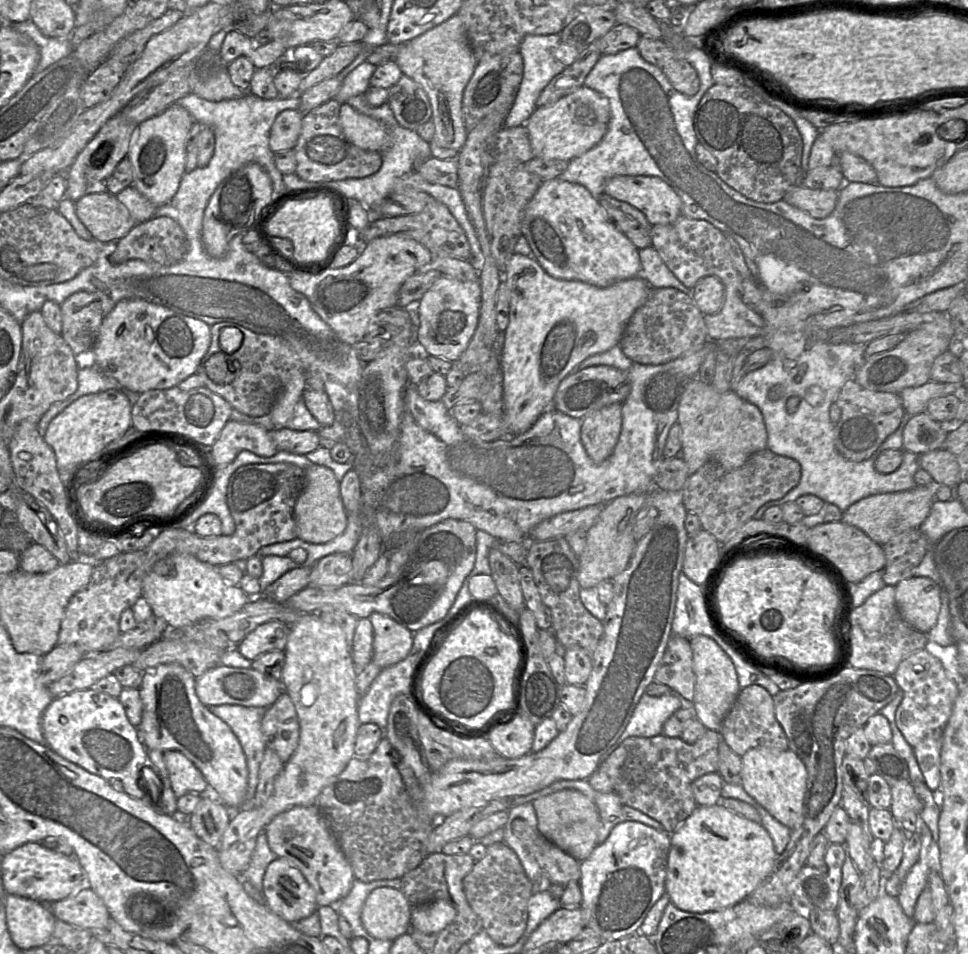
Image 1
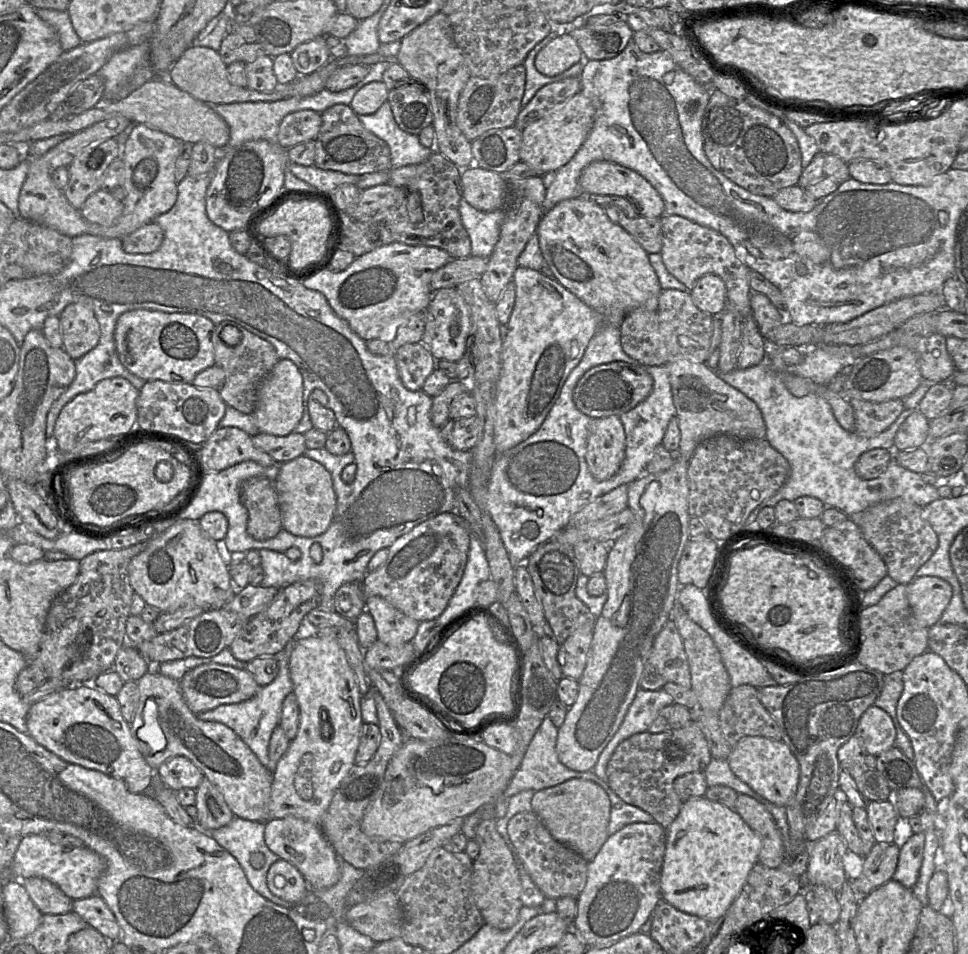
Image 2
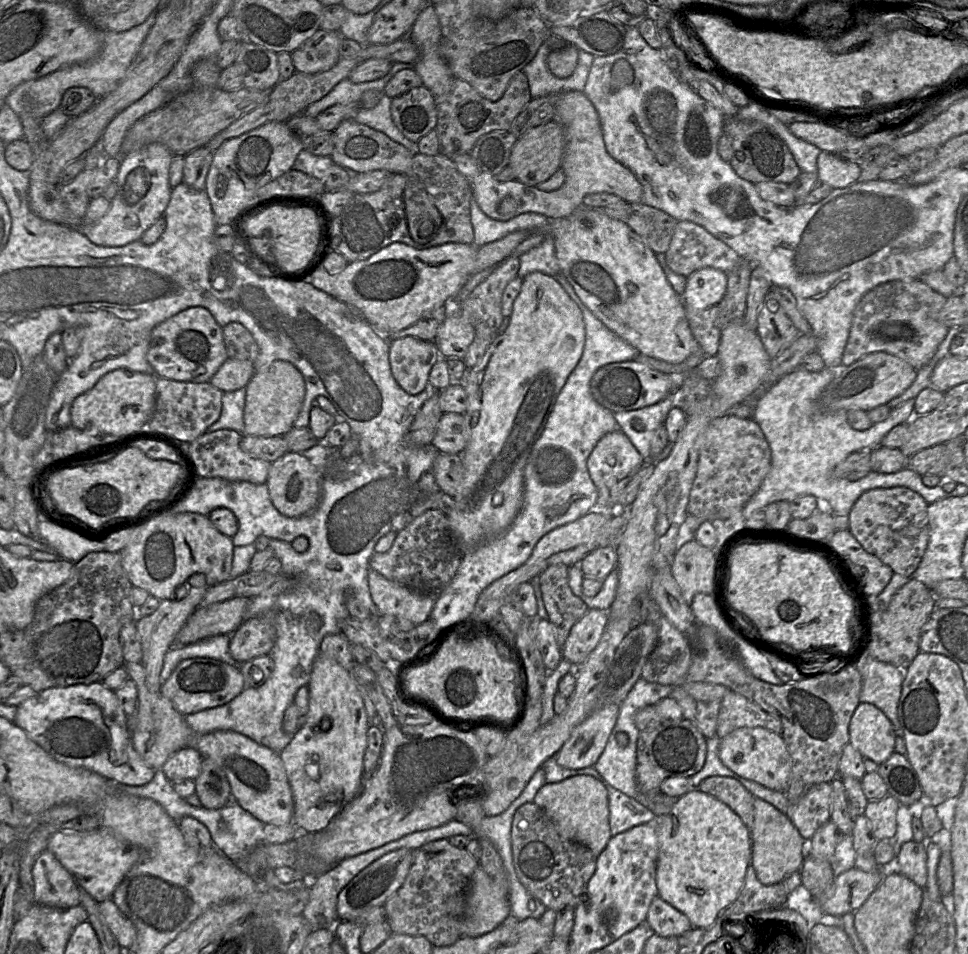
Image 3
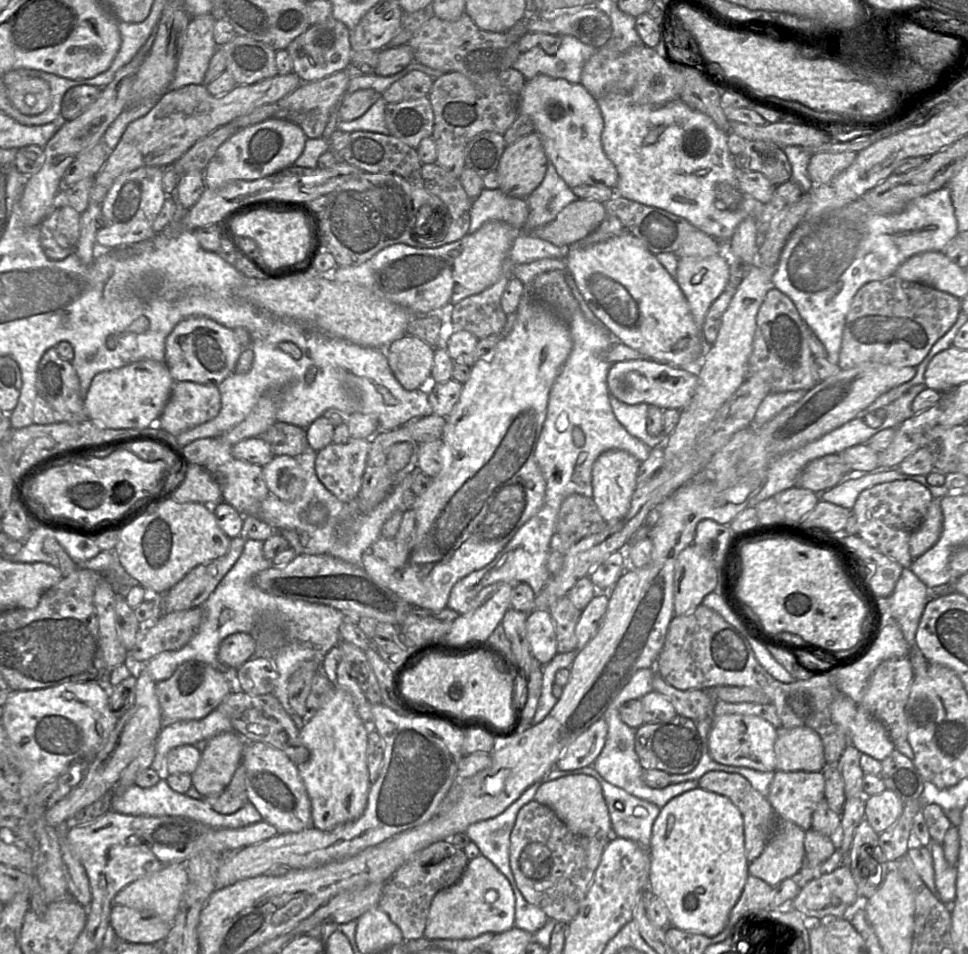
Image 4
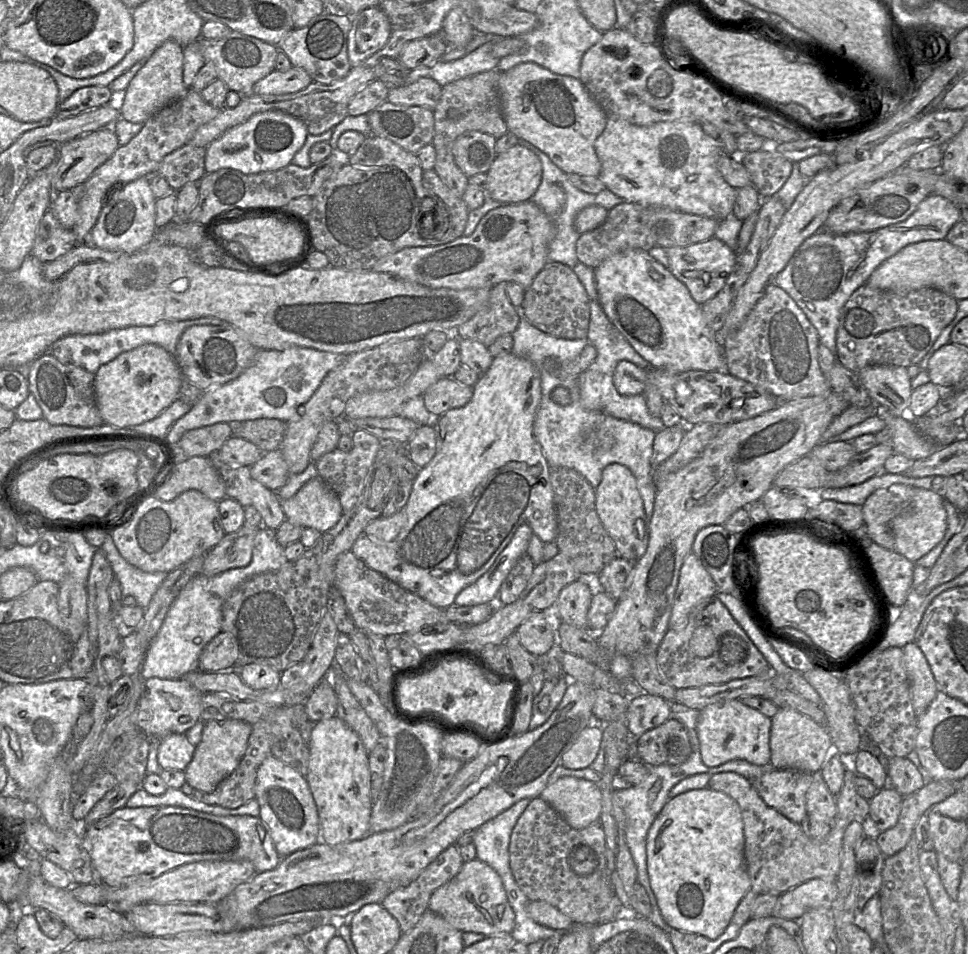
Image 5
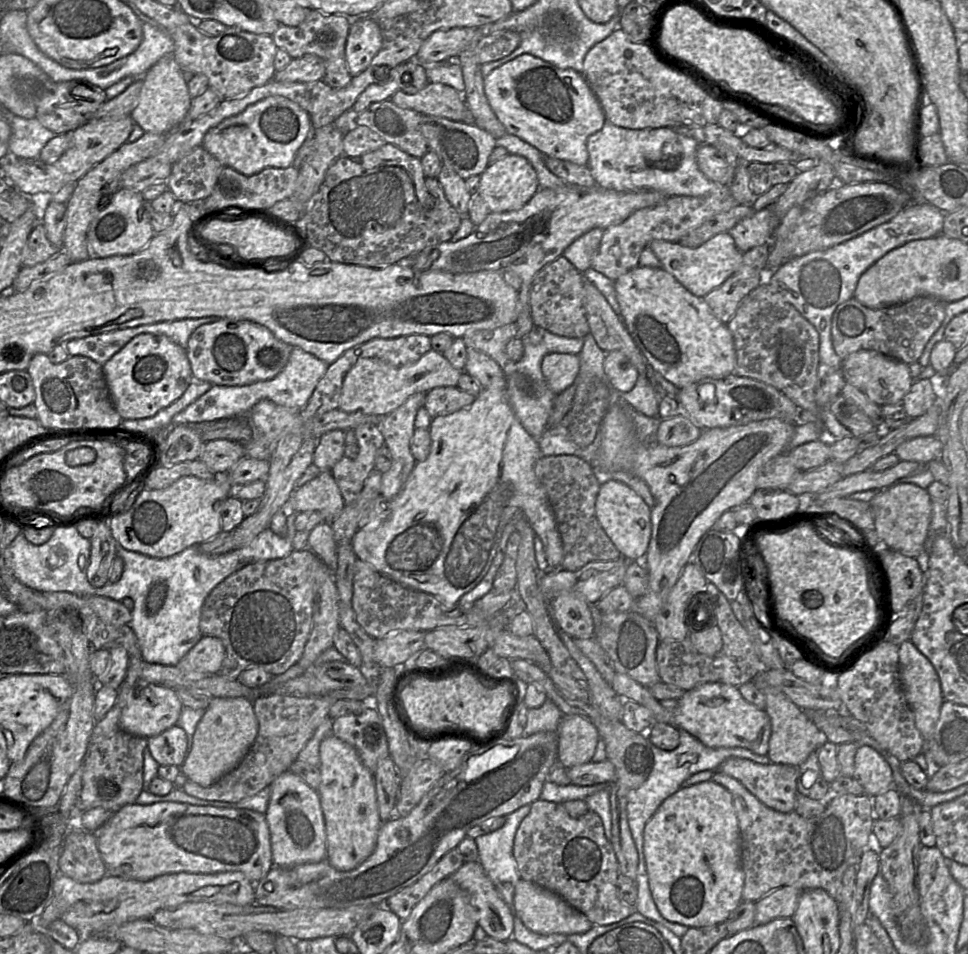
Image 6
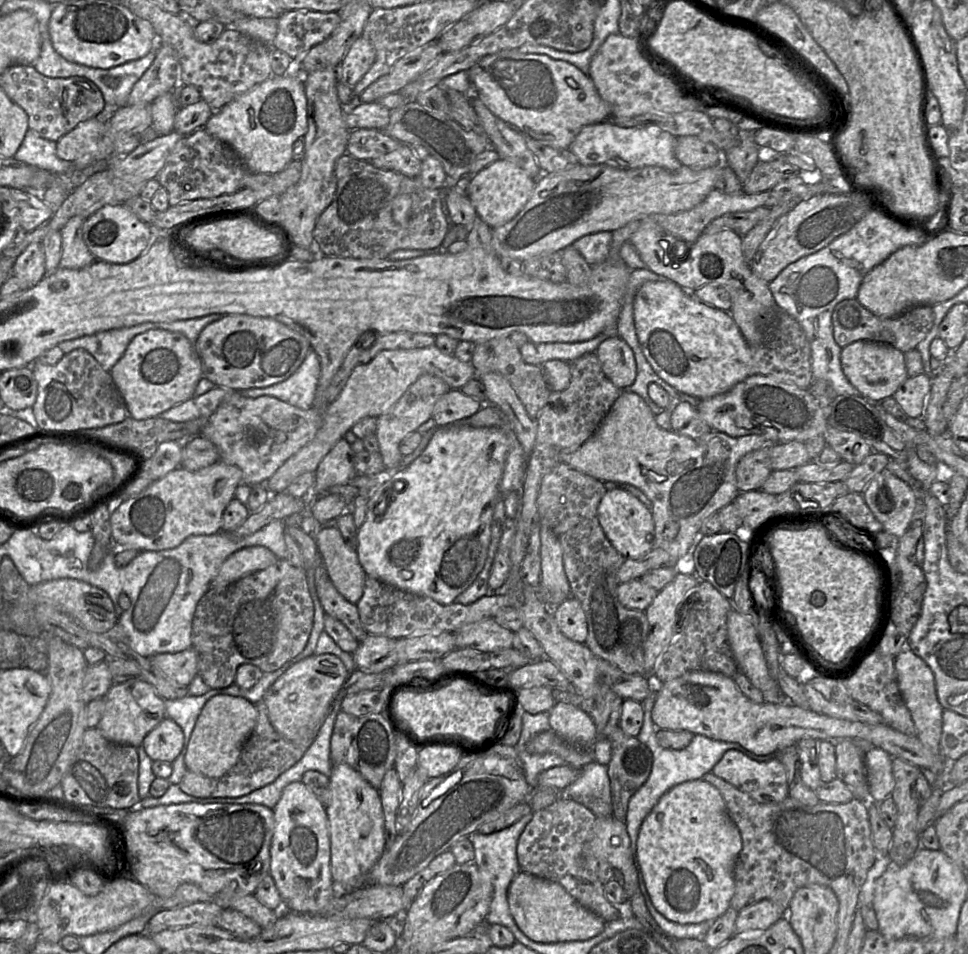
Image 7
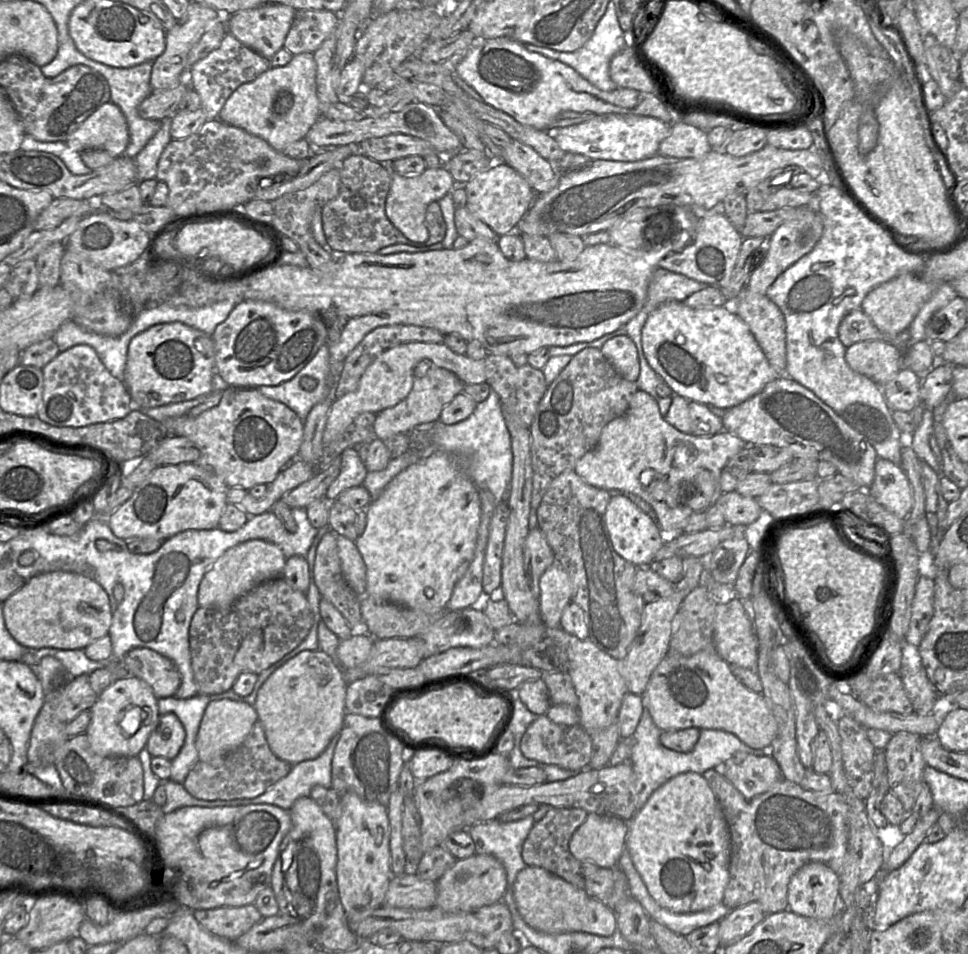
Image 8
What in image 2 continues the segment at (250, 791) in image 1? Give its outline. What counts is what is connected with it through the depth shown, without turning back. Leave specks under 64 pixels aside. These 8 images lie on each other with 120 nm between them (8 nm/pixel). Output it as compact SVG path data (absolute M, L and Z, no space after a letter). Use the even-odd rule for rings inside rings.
M305 617L295 638L279 656L279 671L276 678L270 684L262 686L258 693L251 699L239 703L223 704L214 709L203 711L196 714L198 718L205 721L219 722L231 728L251 749L260 763L267 767L269 763L268 747L272 733L279 725L283 701L293 690L289 670L289 658L294 646L294 641L315 636L317 632L318 628L308 622Z

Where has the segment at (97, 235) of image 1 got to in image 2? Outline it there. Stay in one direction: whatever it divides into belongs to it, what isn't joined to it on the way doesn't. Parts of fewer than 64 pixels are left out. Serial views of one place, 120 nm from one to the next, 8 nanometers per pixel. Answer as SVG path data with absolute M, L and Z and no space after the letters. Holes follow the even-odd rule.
M99 189L91 194L80 212L91 223L102 226L111 226L122 215L124 204L112 196L110 191Z

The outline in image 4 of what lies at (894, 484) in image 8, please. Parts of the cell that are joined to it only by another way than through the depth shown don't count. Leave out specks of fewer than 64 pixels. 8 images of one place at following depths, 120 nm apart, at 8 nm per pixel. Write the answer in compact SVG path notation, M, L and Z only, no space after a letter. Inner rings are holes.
M932 499L923 523L910 538L910 554L913 559L927 552L936 544L941 536L943 530L943 513L940 499Z

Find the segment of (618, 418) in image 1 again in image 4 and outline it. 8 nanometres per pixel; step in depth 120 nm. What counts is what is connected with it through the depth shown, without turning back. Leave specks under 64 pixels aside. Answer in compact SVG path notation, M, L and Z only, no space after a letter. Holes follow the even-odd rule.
M612 449L601 453L592 467L593 500L603 517L609 522L616 522L626 515L631 498L637 488L637 474L641 462L624 450Z

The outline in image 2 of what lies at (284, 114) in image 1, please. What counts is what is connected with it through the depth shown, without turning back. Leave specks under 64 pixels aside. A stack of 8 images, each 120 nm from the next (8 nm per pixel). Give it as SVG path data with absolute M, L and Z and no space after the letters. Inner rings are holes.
M307 109L289 113L279 125L278 145L283 150L289 150L297 144L314 140L320 131L321 124L320 112Z

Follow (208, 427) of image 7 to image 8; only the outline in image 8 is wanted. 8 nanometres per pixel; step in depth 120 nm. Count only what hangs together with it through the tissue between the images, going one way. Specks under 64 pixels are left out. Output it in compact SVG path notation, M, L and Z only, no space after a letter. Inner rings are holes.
M229 387L223 392L222 399L220 403L201 413L196 417L191 417L189 415L183 415L176 418L168 418L165 421L162 421L167 435L175 435L175 436L182 436L188 438L191 442L195 444L195 446L200 451L200 457L194 463L201 466L203 469L207 470L208 472L216 475L219 479L221 479L229 488L231 487L240 487L245 490L250 490L252 487L258 484L270 484L274 481L277 477L278 473L282 468L284 468L287 464L291 461L297 459L297 455L303 441L303 433L304 433L304 422L301 420L298 415L290 409L286 404L282 402L273 400L262 395L257 388L239 388L239 387Z

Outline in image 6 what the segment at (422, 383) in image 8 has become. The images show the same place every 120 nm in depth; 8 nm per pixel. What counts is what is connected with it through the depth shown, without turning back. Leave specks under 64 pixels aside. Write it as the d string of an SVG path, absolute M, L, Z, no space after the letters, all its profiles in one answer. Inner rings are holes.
M425 392L414 393L397 409L380 418L378 427L384 437L385 446L392 455L390 469L382 473L381 476L381 494L387 501L391 501L398 495L416 464L416 460L410 450L410 443L415 430L416 414L419 408L424 406L425 398Z

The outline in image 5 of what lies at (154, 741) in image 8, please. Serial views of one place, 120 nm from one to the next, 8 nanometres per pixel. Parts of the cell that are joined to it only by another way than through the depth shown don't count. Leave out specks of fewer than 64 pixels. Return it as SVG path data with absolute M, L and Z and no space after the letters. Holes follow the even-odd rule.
M172 733L161 738L157 759L163 770L184 771L191 762L196 746L192 745L185 734Z

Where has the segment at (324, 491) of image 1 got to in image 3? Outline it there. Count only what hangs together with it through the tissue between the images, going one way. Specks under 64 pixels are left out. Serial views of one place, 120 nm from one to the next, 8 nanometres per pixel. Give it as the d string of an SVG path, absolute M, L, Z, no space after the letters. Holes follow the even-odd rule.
M287 452L271 464L266 484L275 508L292 518L310 514L317 508L324 479L323 474L301 453Z

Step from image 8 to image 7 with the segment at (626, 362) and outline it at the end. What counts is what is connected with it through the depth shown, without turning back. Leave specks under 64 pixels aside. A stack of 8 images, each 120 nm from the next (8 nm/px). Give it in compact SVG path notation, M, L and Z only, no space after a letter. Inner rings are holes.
M616 335L603 341L596 350L603 372L611 382L627 390L636 380L637 365L632 348Z

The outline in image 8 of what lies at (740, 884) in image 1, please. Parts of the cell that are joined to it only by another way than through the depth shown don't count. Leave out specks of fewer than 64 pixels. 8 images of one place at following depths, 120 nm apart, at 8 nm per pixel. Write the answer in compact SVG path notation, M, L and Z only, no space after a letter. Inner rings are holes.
M680 773L657 788L628 821L626 846L650 895L660 906L688 913L723 902L731 838L720 803L702 774Z

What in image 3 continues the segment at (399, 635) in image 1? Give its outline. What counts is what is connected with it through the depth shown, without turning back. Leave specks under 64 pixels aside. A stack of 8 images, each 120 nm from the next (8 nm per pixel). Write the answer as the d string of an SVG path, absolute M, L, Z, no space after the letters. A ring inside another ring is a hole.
M369 568L369 588L379 615L405 618L418 625L430 619L436 597L421 594L410 588L388 580Z

